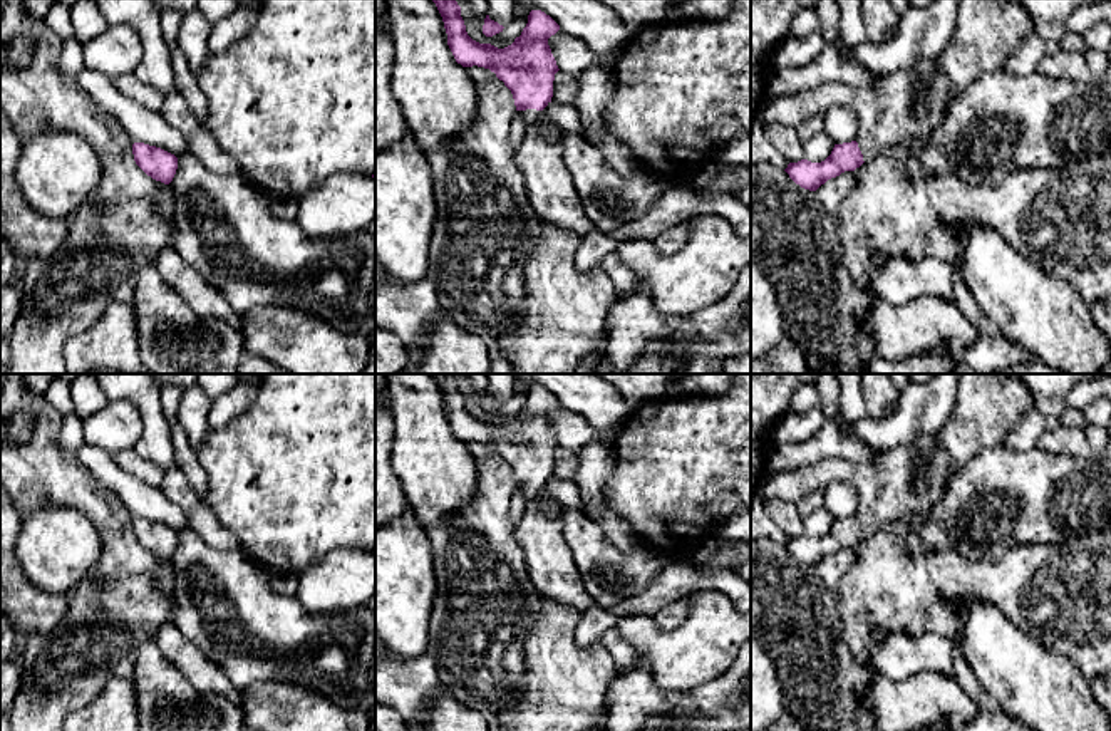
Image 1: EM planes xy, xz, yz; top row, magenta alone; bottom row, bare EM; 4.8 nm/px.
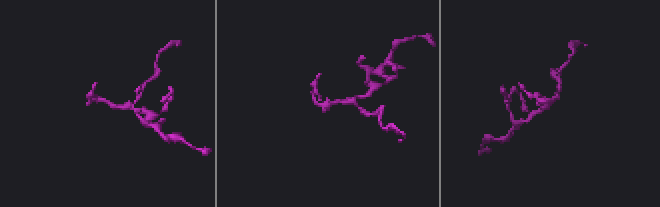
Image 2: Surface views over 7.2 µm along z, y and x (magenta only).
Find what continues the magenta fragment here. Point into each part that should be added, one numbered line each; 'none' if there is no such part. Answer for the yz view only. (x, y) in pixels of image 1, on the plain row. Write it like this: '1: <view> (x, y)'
1: yz (902, 482)

